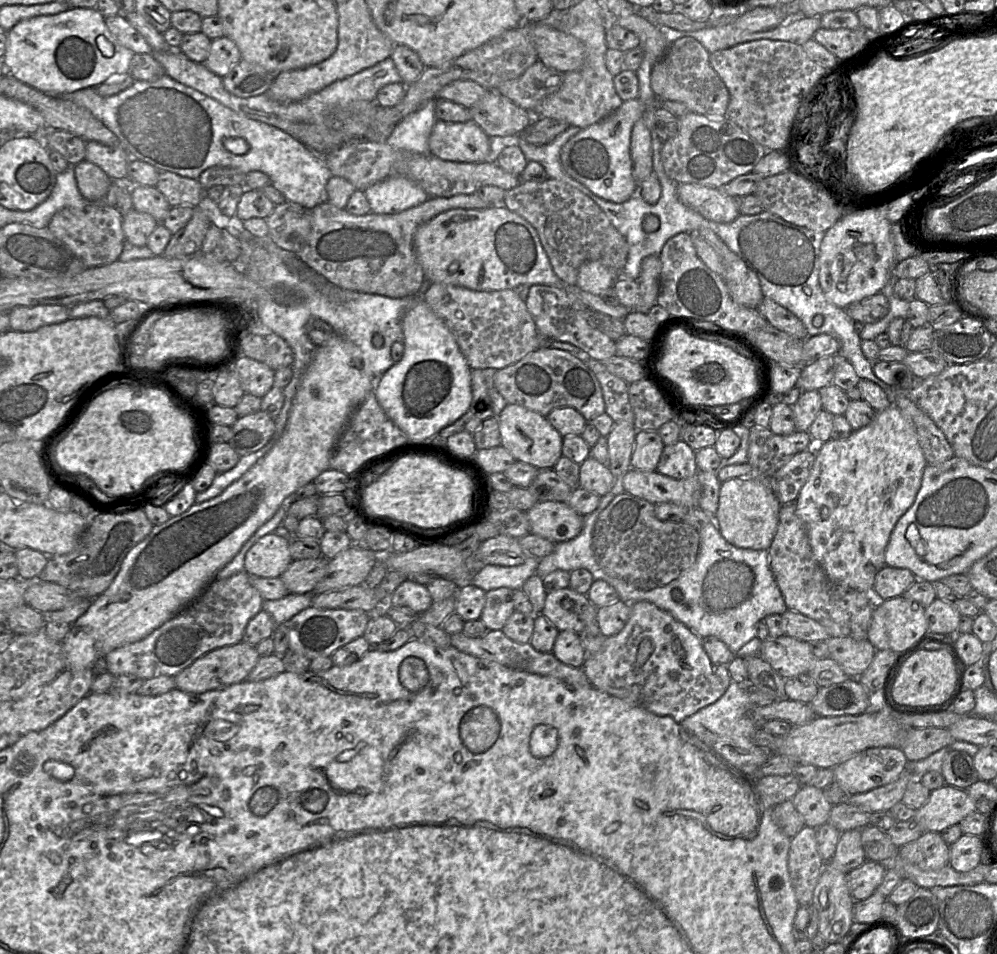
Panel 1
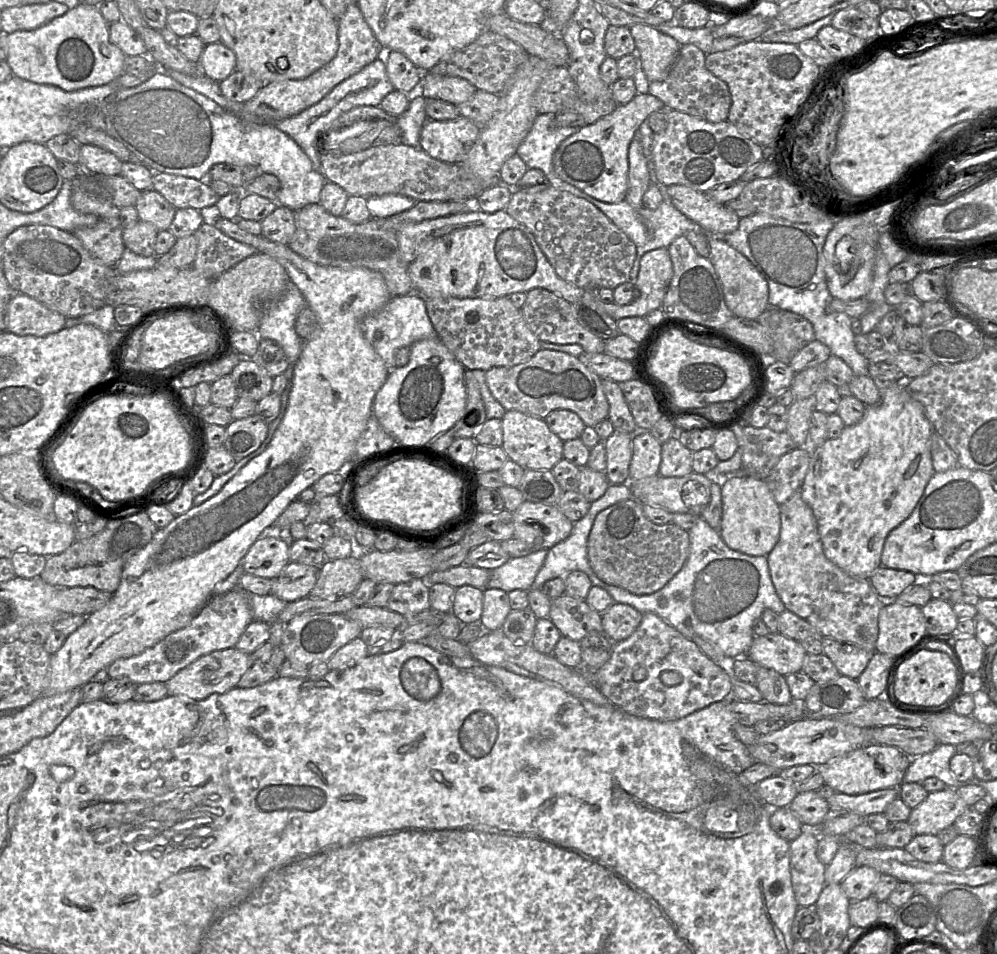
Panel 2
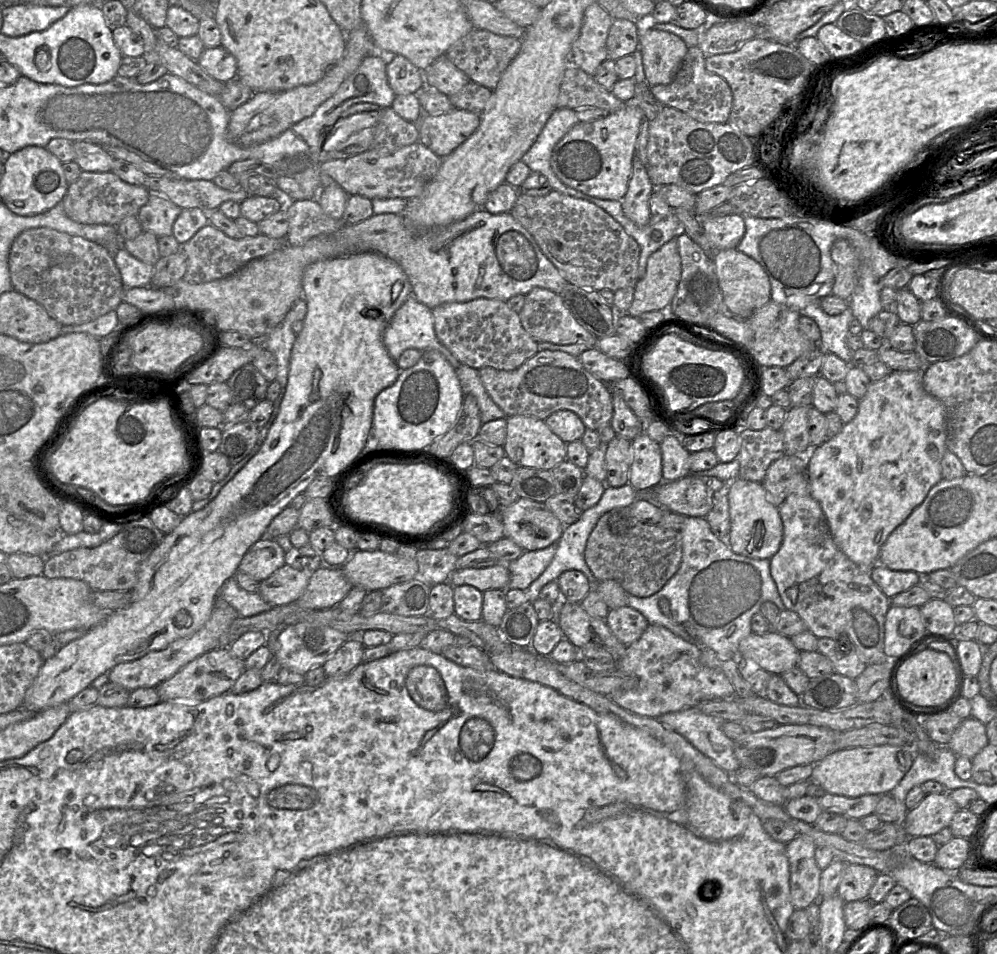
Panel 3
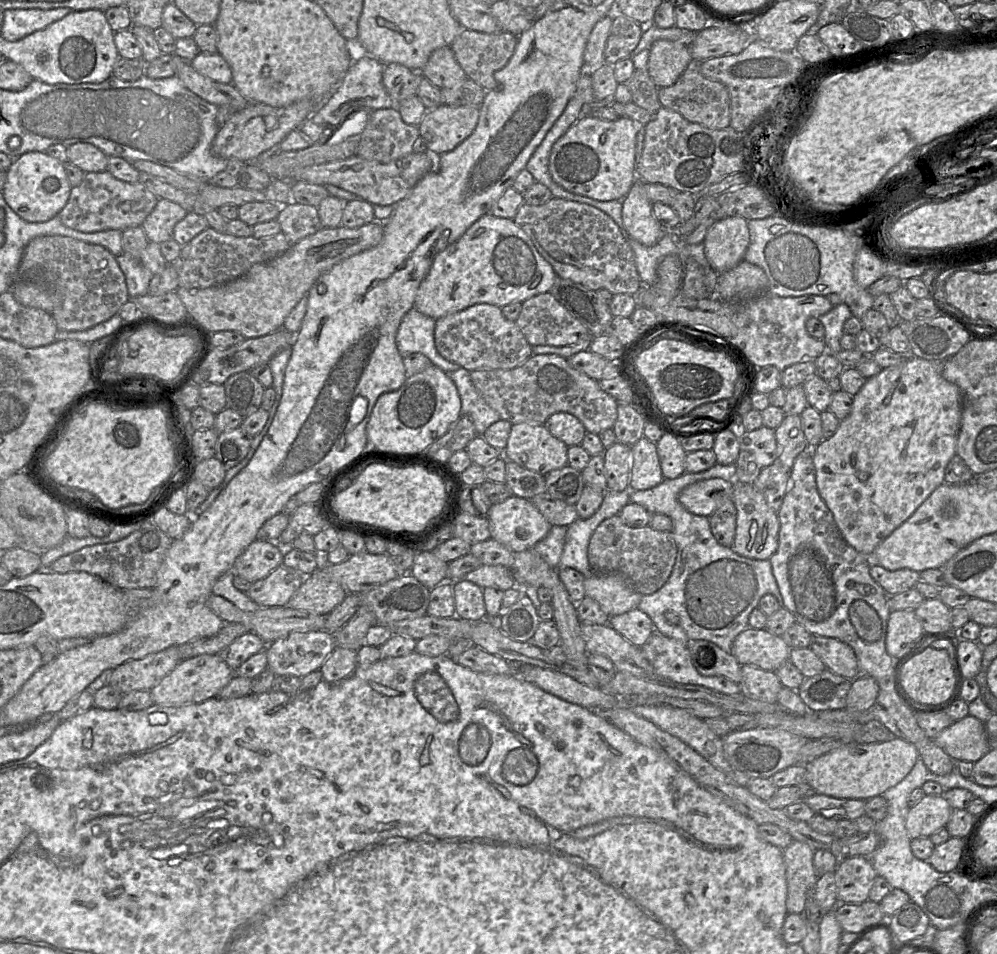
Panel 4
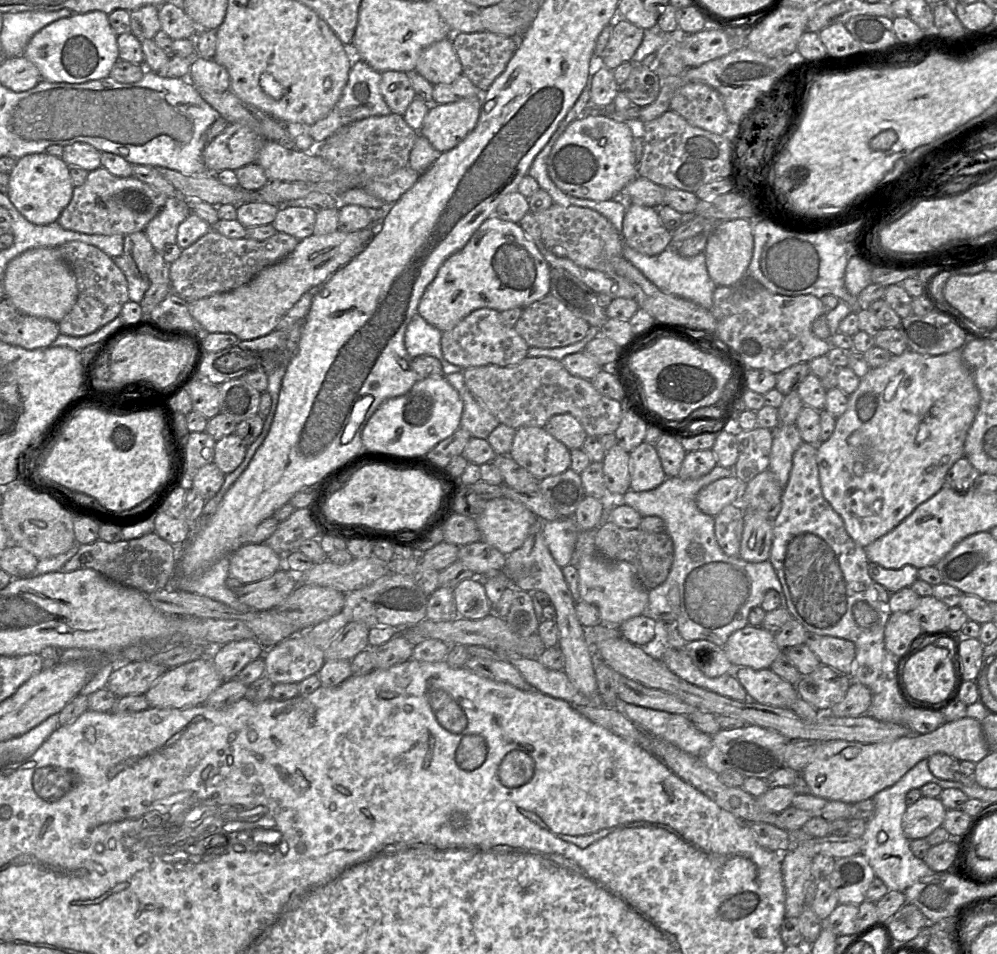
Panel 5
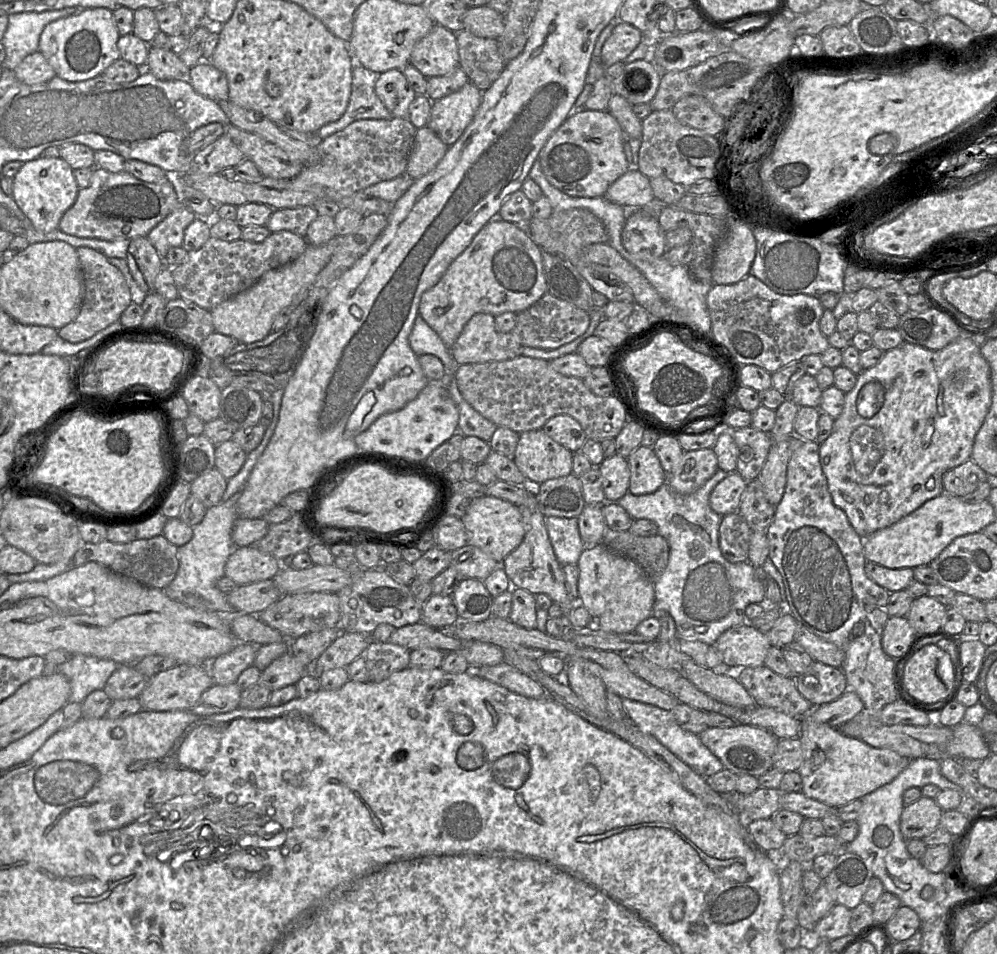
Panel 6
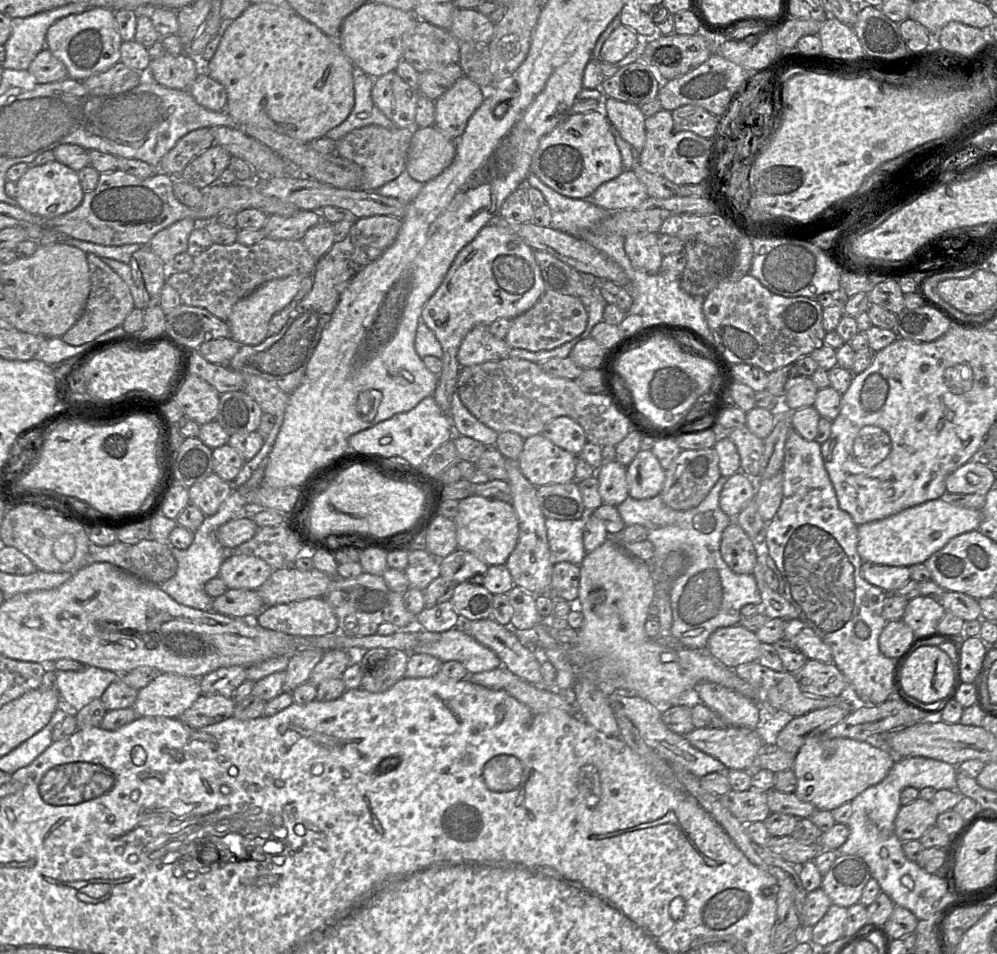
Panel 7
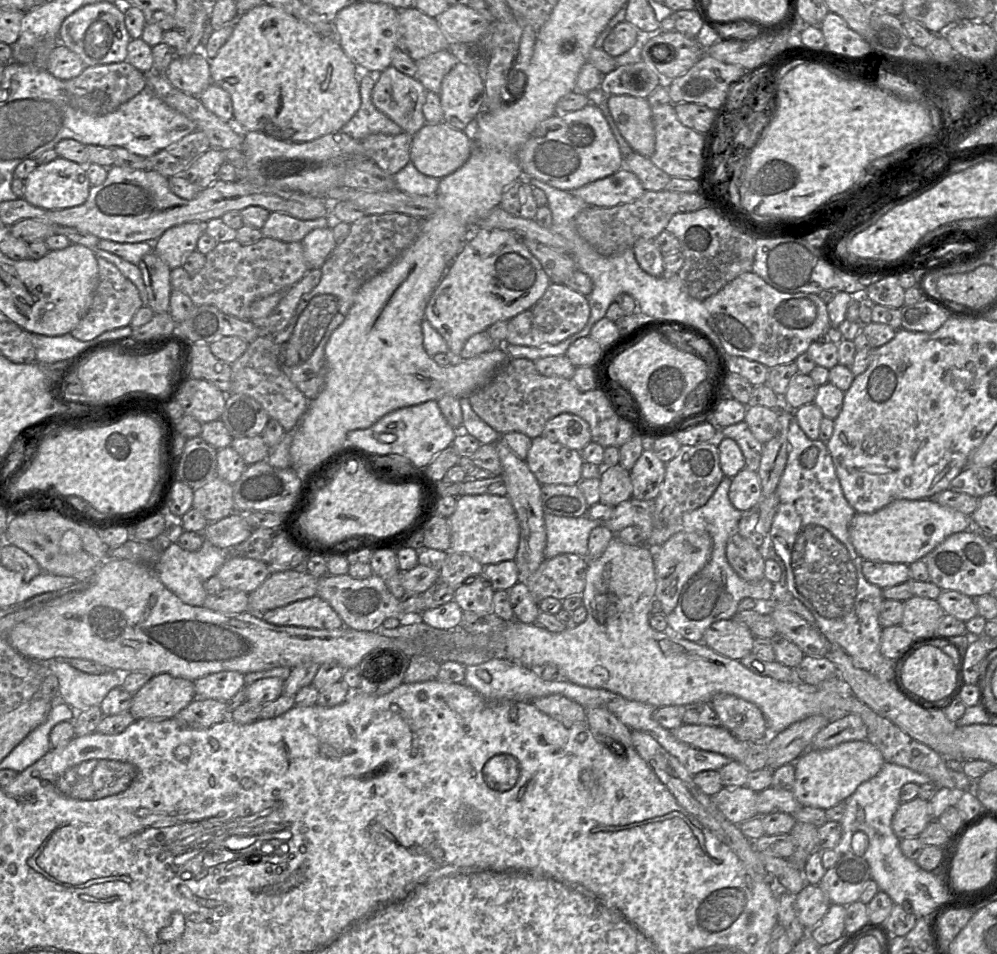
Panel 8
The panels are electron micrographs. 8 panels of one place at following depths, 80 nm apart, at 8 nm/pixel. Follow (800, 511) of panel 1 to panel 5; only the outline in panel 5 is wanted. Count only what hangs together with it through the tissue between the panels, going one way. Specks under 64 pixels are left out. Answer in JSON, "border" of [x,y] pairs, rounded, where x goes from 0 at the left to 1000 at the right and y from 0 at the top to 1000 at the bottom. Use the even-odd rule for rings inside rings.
{"border":[[[910,366],[904,372],[896,372],[887,383],[874,386],[863,396],[860,408],[851,415],[849,431],[839,439],[835,456],[830,461],[818,465],[819,487],[824,518],[837,536],[845,543],[852,562],[863,572],[868,574],[881,564],[889,561],[908,543],[910,543],[923,528],[937,520],[948,509],[948,499],[956,486],[967,478],[967,464],[983,423],[982,409],[977,395],[965,375],[965,366],[952,370],[933,373]]]}

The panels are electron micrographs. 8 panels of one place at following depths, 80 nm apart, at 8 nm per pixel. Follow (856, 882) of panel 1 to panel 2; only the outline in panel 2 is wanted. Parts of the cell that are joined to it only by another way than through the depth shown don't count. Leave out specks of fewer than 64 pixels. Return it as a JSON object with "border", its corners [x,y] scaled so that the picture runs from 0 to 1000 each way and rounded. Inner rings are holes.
{"border":[[[859,908],[843,926],[853,944],[864,944],[876,938],[884,915],[871,908]]]}

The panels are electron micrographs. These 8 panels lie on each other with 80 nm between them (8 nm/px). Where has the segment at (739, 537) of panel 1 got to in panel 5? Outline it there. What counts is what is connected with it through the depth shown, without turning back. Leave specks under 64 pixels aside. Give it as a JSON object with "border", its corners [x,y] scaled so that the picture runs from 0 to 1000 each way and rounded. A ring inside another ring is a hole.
{"border":[[[746,534],[746,551],[741,584],[749,589],[771,586],[775,566],[774,547],[761,538]]]}

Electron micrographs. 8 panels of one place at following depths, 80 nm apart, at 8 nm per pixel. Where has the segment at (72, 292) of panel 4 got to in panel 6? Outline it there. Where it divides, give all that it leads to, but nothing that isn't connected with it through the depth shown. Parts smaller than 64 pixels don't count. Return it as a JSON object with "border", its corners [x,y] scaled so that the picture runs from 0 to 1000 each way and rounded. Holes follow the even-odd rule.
{"border":[[[78,259],[76,264],[83,285],[83,314],[76,333],[58,345],[58,352],[70,360],[85,357],[118,336],[122,327],[132,318],[123,287],[109,276],[105,267],[88,259]]]}

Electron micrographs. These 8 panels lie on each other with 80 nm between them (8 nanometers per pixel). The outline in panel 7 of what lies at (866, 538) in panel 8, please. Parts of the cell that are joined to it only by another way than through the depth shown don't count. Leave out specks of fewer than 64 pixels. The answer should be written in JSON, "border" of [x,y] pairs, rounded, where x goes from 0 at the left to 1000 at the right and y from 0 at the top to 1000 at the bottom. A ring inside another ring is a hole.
{"border":[[[946,523],[919,529],[885,545],[860,551],[860,578],[866,589],[881,592],[913,594],[927,590],[955,564],[981,556],[984,535],[957,530]]]}

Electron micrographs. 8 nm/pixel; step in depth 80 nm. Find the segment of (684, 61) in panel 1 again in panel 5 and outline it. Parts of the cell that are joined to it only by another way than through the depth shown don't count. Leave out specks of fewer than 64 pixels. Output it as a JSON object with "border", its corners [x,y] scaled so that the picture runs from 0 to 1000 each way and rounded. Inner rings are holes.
{"border":[[[692,86],[681,92],[672,106],[671,115],[691,130],[723,142],[731,133],[731,125],[722,97],[713,90]]]}

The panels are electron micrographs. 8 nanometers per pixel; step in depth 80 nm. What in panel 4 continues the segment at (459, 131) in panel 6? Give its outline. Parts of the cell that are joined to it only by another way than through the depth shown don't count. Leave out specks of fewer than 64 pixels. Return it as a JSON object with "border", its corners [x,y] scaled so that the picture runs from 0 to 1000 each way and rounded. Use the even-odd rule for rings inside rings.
{"border":[[[441,110],[429,115],[420,134],[421,154],[436,166],[453,158],[476,136],[481,112]]]}

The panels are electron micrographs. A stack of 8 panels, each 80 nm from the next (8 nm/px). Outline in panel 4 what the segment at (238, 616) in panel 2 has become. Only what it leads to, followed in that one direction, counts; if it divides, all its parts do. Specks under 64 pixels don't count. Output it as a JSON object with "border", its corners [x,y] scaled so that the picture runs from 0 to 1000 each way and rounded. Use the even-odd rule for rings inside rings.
{"border":[[[179,676],[171,677],[160,683],[151,684],[142,691],[127,693],[112,702],[108,718],[122,727],[136,723],[150,724],[158,718],[183,693]]]}

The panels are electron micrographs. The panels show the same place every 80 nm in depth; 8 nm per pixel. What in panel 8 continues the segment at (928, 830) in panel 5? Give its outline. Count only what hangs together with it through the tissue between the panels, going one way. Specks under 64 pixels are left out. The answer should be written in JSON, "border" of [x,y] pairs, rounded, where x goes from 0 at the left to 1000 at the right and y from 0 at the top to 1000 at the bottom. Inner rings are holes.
{"border":[[[922,835],[904,842],[895,857],[895,869],[902,879],[921,877],[935,861],[932,840]]]}

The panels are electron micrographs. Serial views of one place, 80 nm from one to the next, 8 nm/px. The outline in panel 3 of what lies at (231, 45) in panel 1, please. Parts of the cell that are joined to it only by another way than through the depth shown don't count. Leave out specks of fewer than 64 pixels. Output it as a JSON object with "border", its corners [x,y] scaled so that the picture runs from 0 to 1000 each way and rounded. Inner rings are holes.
{"border":[[[222,47],[206,49],[198,65],[216,84],[227,87],[238,82],[238,63]]]}

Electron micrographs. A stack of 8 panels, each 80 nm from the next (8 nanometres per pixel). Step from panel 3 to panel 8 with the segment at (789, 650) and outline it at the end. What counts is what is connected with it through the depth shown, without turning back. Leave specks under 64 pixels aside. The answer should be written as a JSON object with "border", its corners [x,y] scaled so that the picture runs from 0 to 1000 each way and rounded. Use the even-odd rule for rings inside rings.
{"border":[[[728,649],[713,654],[707,660],[704,673],[718,684],[743,692],[754,684],[756,669],[751,657]]]}

